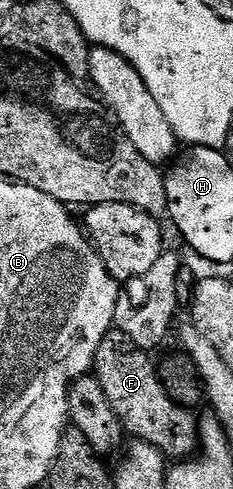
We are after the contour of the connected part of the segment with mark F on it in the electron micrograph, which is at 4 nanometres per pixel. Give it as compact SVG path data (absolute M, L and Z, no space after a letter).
M116 328L107 332L93 357L92 377L99 380L107 400L130 439L146 442L169 460L188 460L198 453L198 419L192 409L175 404L161 383L161 375L150 355L140 350L126 334Z

